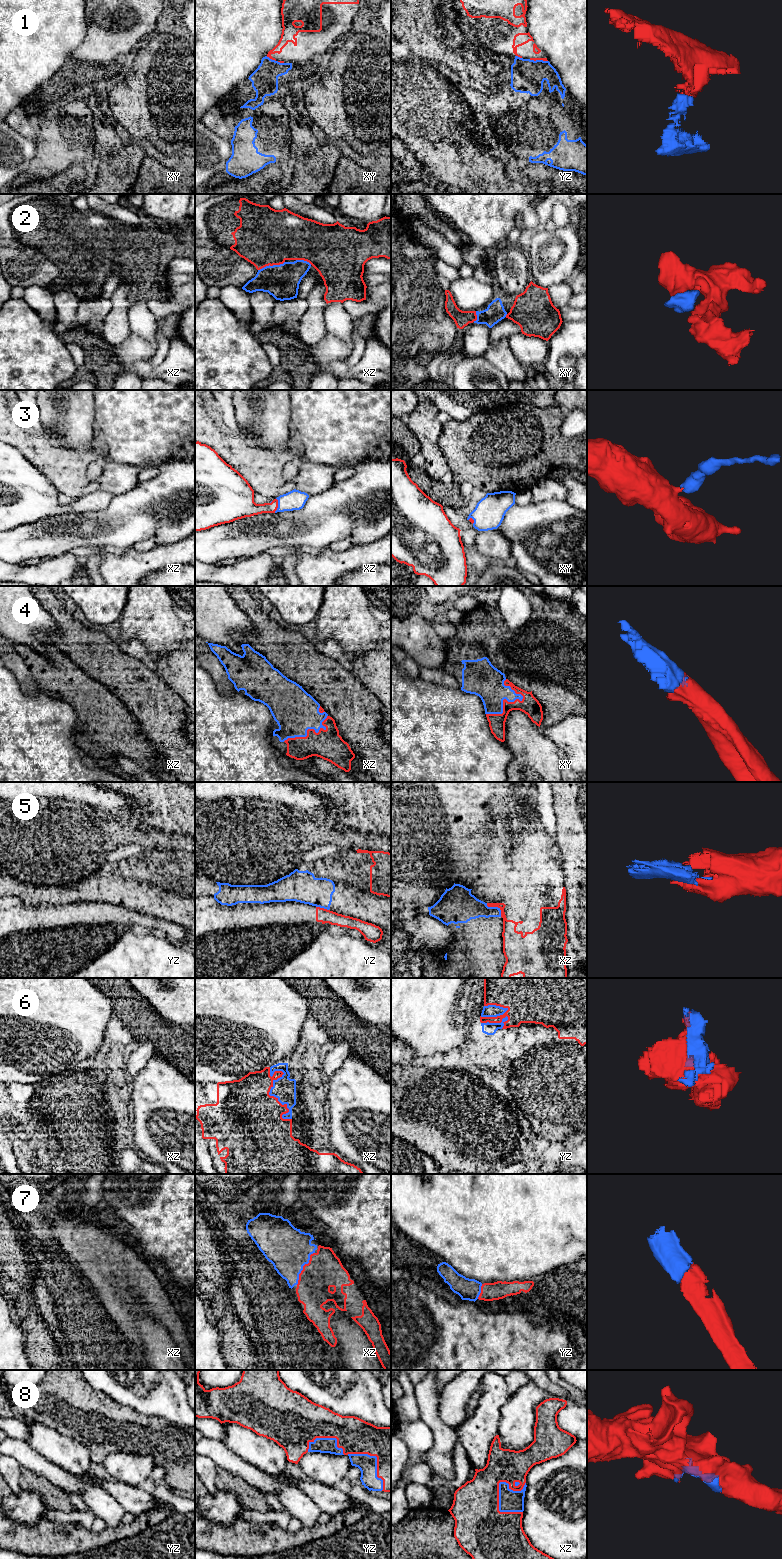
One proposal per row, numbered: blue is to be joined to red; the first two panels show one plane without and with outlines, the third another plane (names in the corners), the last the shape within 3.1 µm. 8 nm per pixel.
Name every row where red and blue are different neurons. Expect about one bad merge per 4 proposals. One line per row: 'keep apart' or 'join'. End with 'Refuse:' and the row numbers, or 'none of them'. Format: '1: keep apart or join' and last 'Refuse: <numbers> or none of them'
1: keep apart
2: join
3: join
4: join
5: keep apart
6: join
7: join
8: join
Refuse: 1, 5

